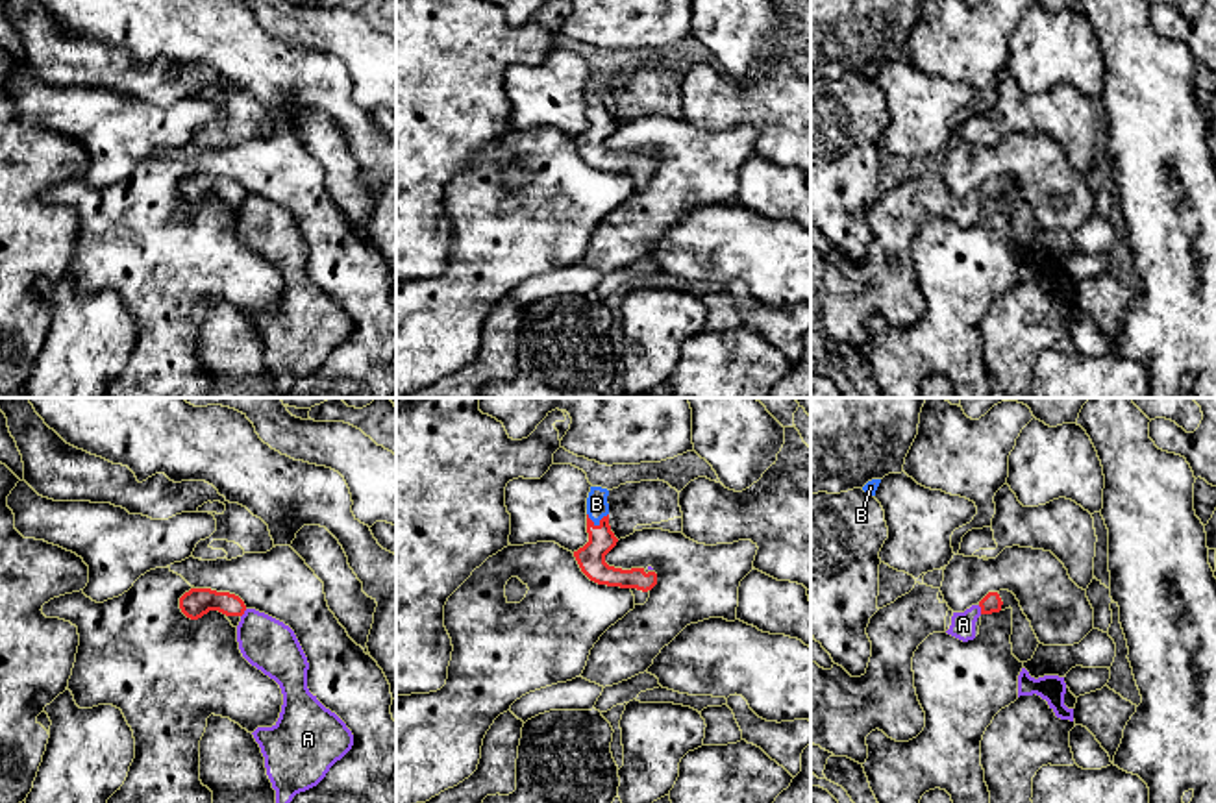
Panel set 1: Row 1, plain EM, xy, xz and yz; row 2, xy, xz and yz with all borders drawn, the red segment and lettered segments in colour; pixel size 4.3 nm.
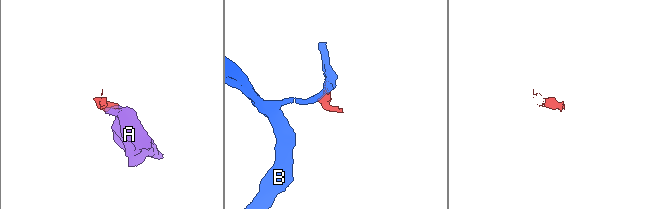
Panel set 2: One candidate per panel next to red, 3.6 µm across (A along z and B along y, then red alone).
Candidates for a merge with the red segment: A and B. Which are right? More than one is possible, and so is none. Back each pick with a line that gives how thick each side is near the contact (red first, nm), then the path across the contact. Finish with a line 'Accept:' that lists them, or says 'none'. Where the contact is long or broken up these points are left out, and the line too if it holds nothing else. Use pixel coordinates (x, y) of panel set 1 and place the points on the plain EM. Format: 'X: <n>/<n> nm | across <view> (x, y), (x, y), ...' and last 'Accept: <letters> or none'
B: 120/100 nm | across xz (591, 143), (596, 134), (596, 111), (596, 89)
Accept: B

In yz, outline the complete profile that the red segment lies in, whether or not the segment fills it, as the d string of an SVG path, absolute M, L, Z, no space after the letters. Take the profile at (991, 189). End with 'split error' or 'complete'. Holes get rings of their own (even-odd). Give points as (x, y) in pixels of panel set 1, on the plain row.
M1009 176L988 178L979 187L979 192L981 200L999 198L1009 192L1012 194L1012 220L1011 220L1012 241L1020 248L1031 246L1040 228L1031 213L1031 207L1024 200L1016 181Z | split error

